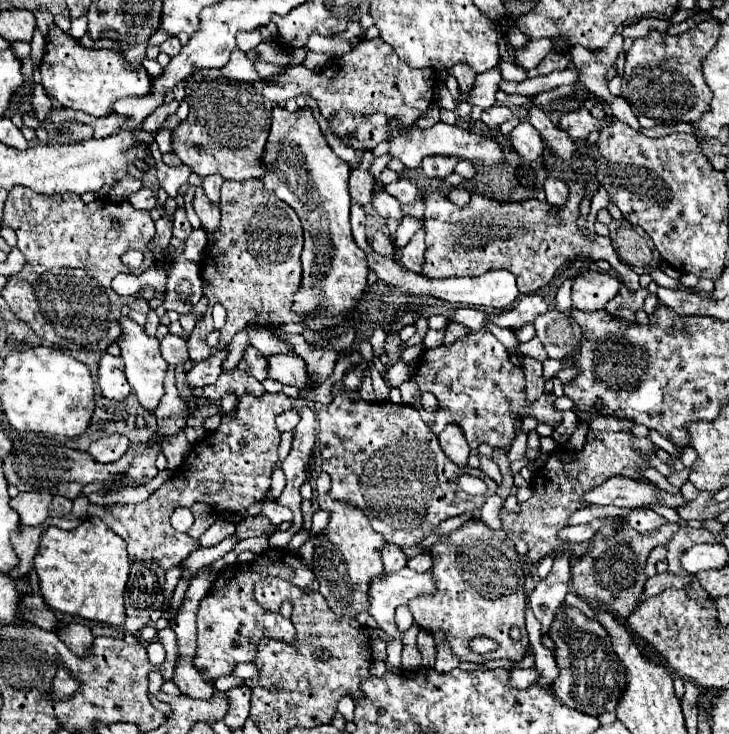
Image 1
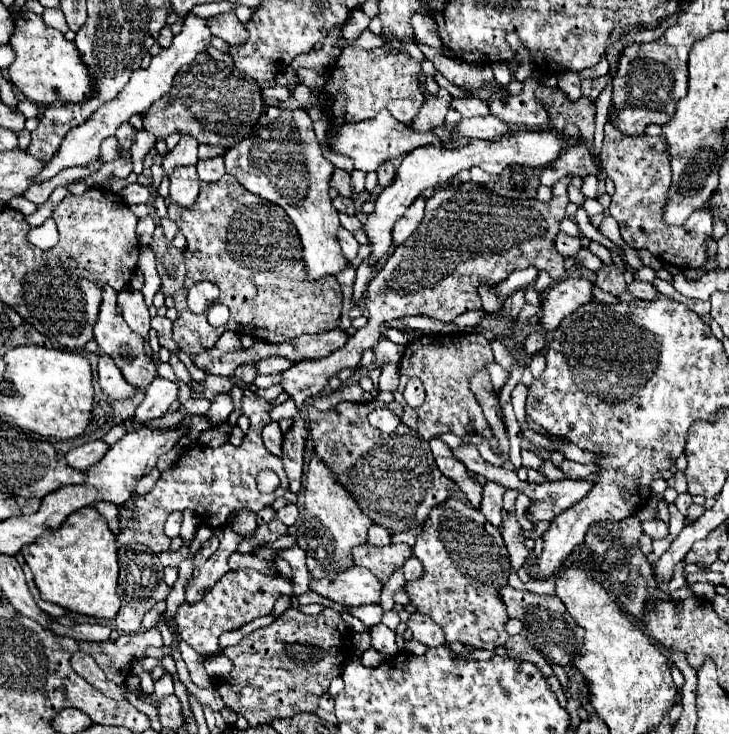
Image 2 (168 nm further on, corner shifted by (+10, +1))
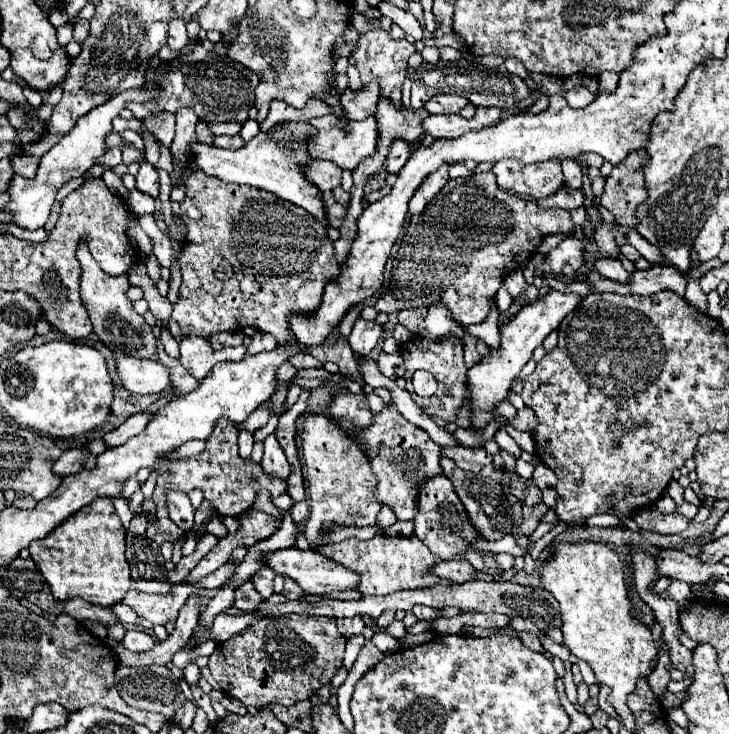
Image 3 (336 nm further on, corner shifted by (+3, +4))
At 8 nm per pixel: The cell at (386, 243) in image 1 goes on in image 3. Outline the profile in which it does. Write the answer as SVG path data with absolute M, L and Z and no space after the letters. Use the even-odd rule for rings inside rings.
M324 191L322 195L324 195L324 205L326 205L326 215L328 215L330 225L336 227L336 229L340 229L340 227L344 225L344 217L346 217L346 213L348 213L346 207L340 205L340 203L336 203L330 191Z

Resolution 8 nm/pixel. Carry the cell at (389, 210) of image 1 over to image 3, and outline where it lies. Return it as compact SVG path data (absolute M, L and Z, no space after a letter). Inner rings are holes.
M312 161L306 167L306 179L312 181L316 187L320 187L320 191L334 191L336 187L340 187L342 181L342 169L336 167L336 163L328 163L328 161Z

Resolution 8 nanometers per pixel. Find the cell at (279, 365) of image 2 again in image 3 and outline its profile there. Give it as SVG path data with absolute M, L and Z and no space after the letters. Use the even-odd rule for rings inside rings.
M296 353L296 355L292 355L288 359L288 363L292 367L296 367L296 369L302 369L302 367L322 367L322 363L318 359L314 359L312 355L308 355L308 353Z

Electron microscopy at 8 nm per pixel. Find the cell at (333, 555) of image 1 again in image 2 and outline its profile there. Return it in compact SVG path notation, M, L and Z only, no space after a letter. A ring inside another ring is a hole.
M313 450L305 476L303 502L305 502L305 510L297 528L297 544L307 552L309 572L315 578L321 578L321 574L337 574L337 570L345 570L345 566L353 566L353 560L349 558L351 548L367 542L367 530L373 522L361 512L349 490L341 486L341 482L337 482L337 476L317 458Z

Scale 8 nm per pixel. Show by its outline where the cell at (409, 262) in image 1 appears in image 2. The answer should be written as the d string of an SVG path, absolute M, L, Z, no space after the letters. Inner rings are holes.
M425 196L415 198L415 202L407 208L405 216L397 220L395 228L393 228L393 244L399 246L401 242L405 242L405 238L409 238L409 234L421 224L423 218L423 208L425 208Z

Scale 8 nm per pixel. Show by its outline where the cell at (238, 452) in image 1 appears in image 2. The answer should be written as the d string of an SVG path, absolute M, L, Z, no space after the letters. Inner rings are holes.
M243 398L243 414L249 416L251 420L251 428L243 438L243 444L239 448L231 446L229 442L219 446L219 448L191 448L189 452L185 452L175 468L171 472L161 474L161 478L157 480L157 484L149 490L149 494L145 496L133 496L125 506L118 506L118 519L121 522L121 532L117 534L117 542L119 544L131 544L131 542L141 542L145 546L149 546L155 554L169 550L171 540L167 538L163 524L167 520L167 516L175 510L219 510L219 526L225 526L231 518L231 514L235 514L237 510L251 510L251 512L259 512L265 506L271 506L275 498L283 496L289 490L289 482L287 482L287 474L283 470L283 462L279 456L273 456L267 452L267 448L263 446L261 440L261 430L265 428L265 424L271 422L269 412L267 412L267 404L269 400L265 398ZM261 470L273 470L279 478L281 484L275 492L271 494L261 494L255 486L255 478Z

